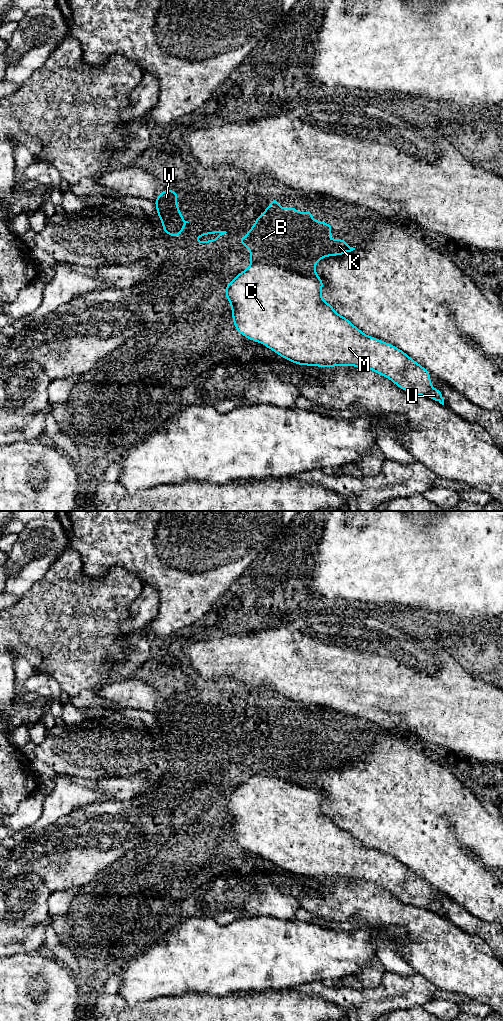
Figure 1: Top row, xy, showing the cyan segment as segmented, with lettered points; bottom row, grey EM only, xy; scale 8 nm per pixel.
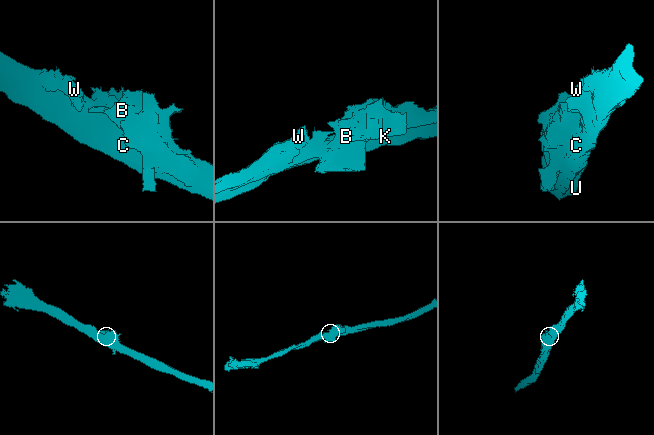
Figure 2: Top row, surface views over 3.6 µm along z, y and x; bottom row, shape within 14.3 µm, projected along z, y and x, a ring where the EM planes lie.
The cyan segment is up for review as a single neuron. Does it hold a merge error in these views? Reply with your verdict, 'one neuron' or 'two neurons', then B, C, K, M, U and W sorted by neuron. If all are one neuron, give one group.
one neuron | B C K M U W

